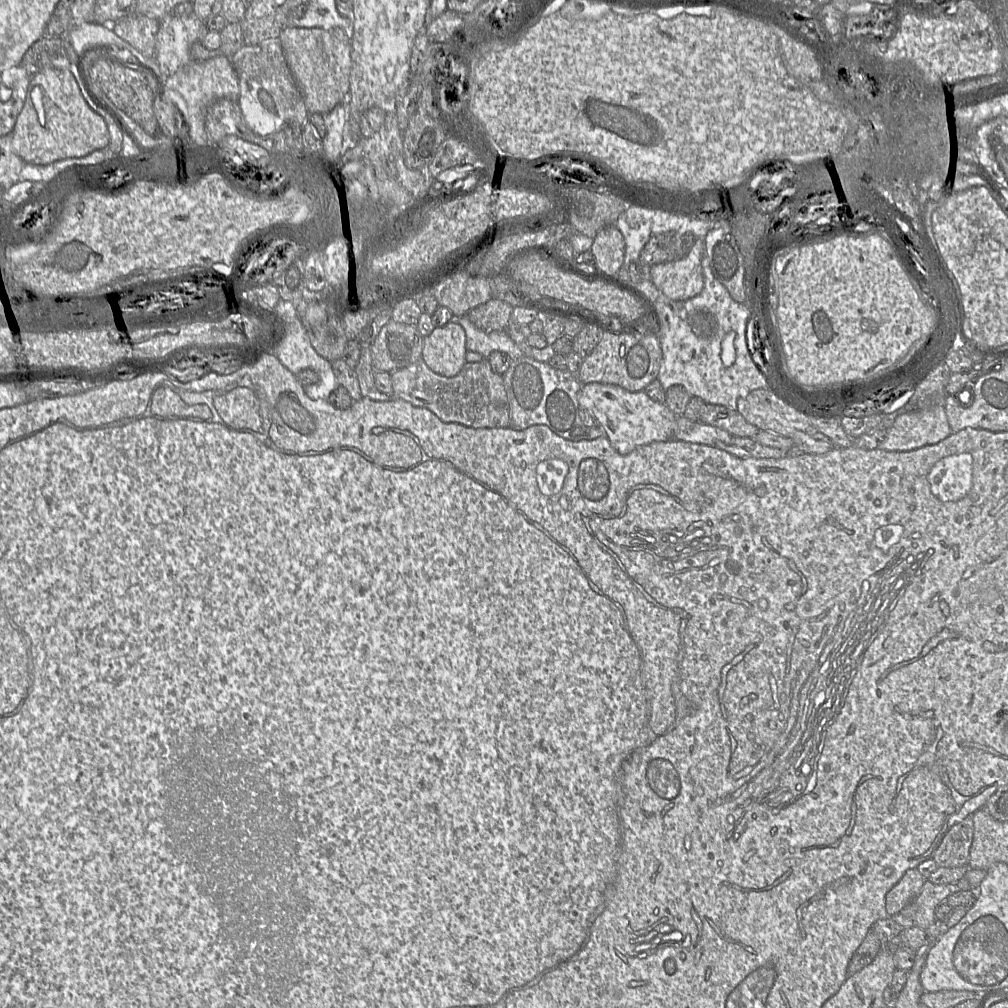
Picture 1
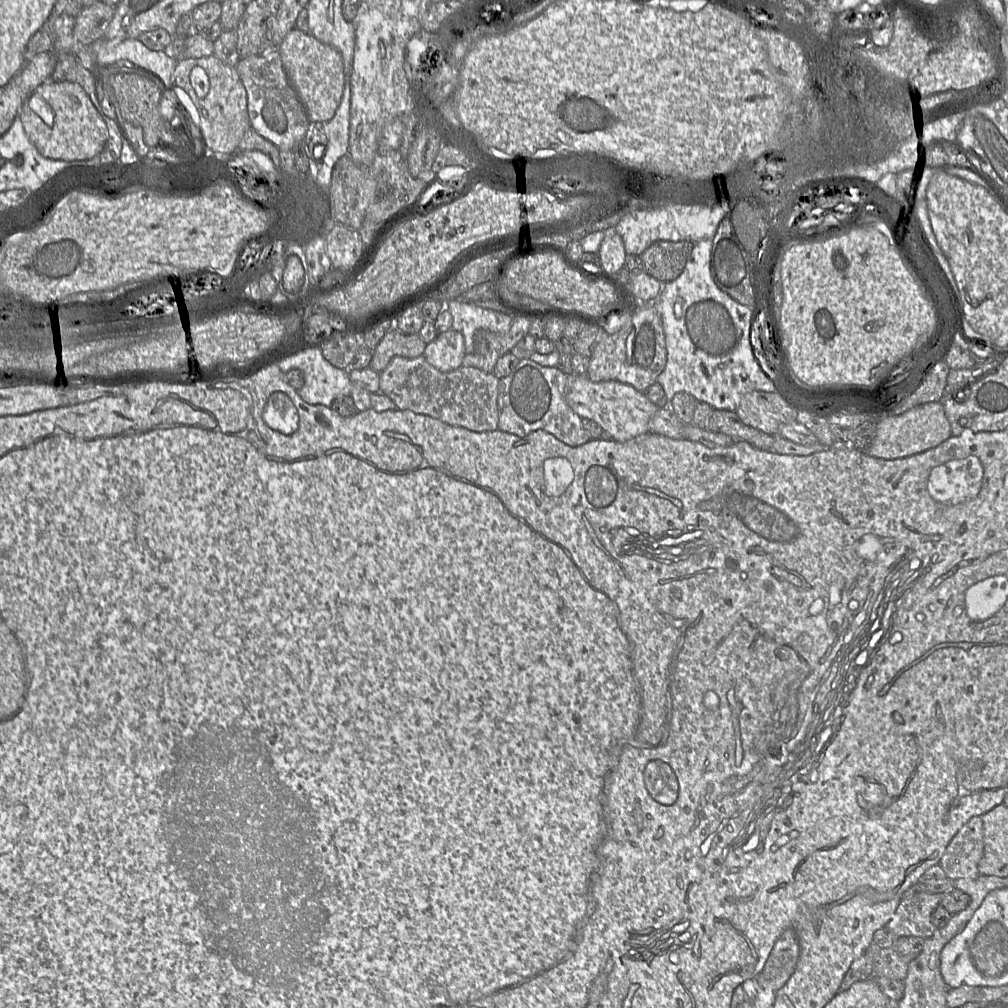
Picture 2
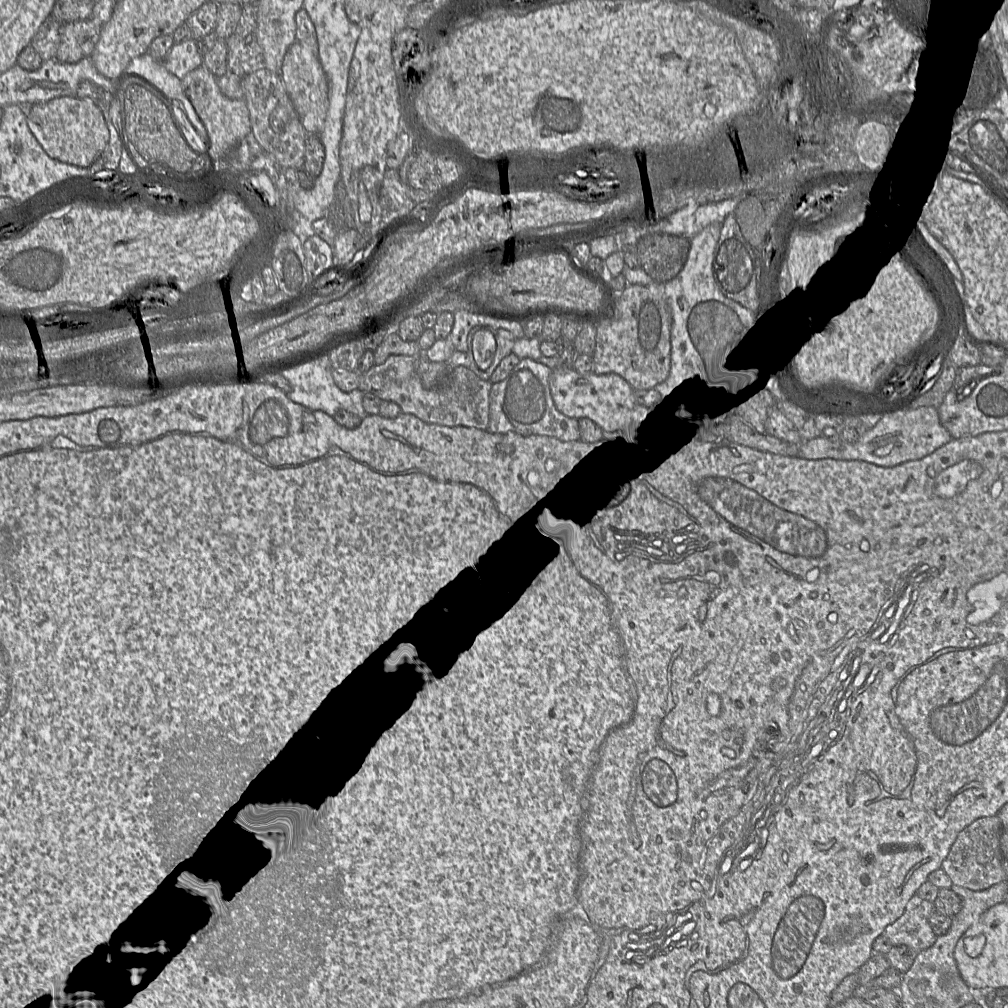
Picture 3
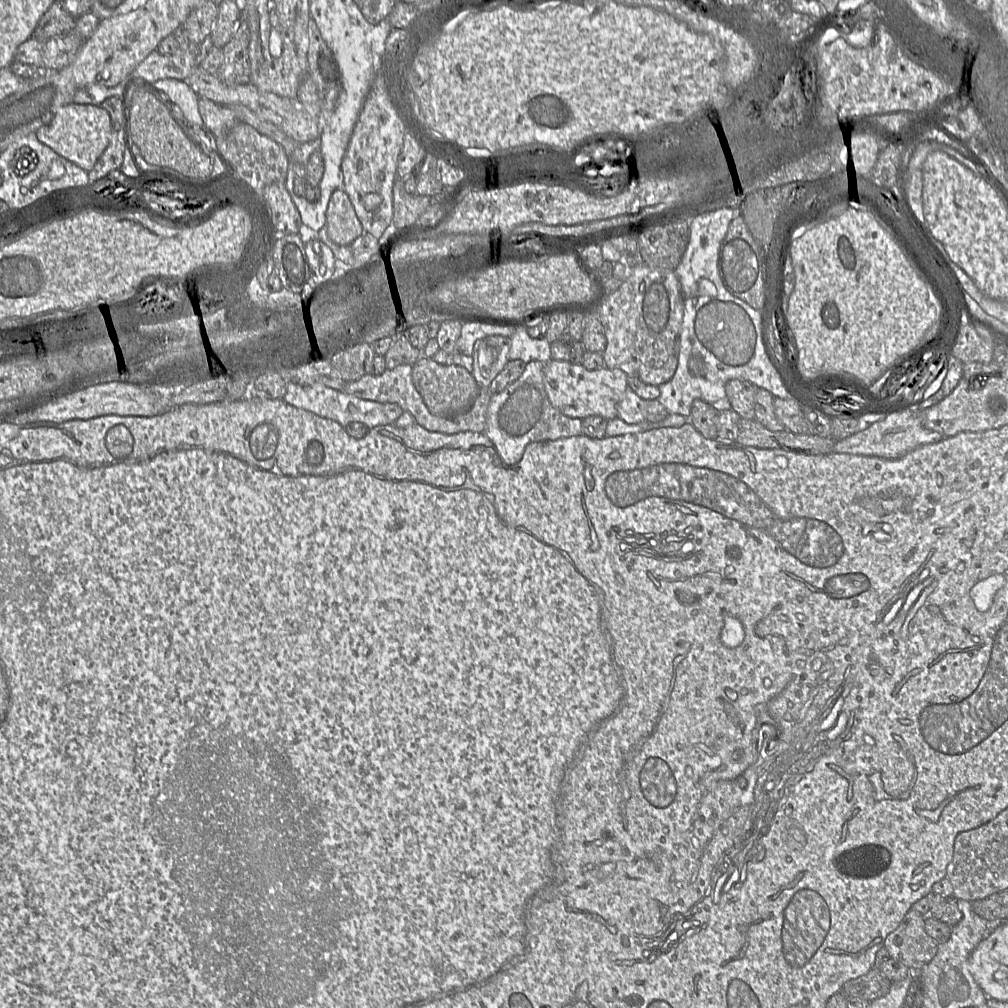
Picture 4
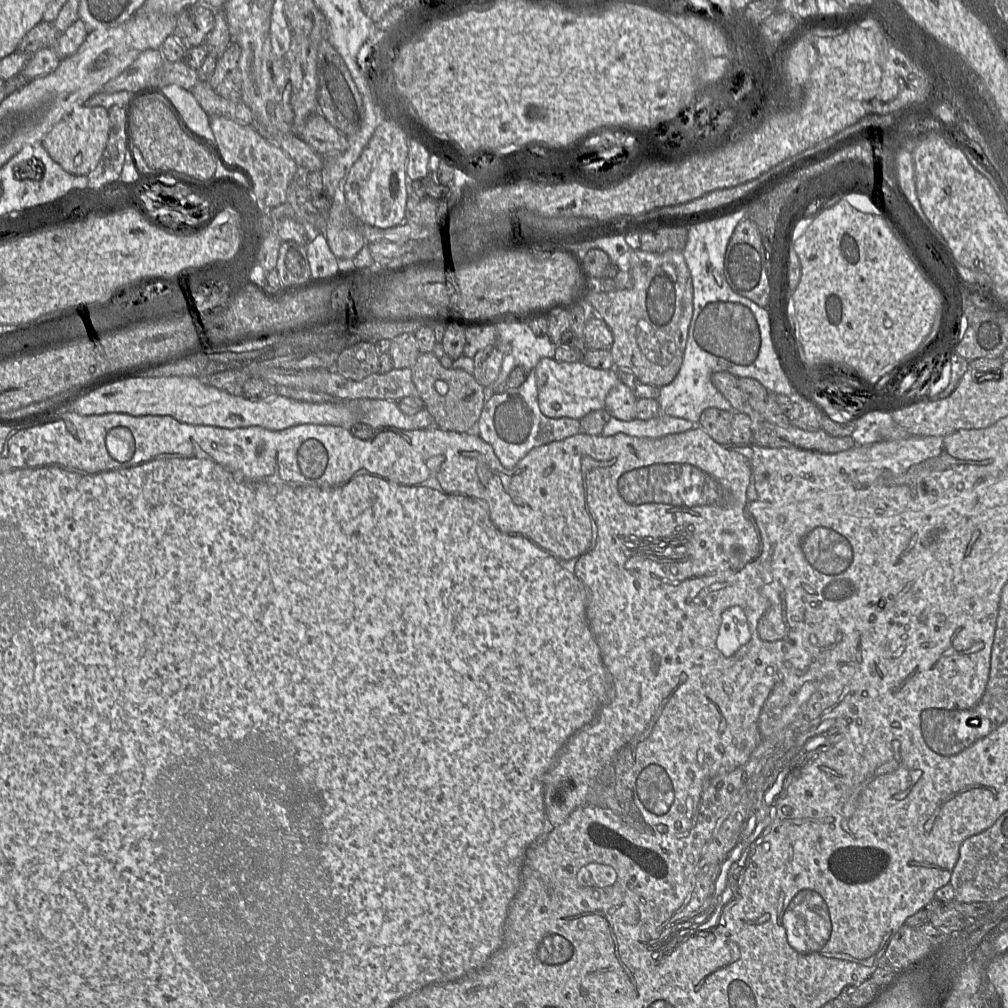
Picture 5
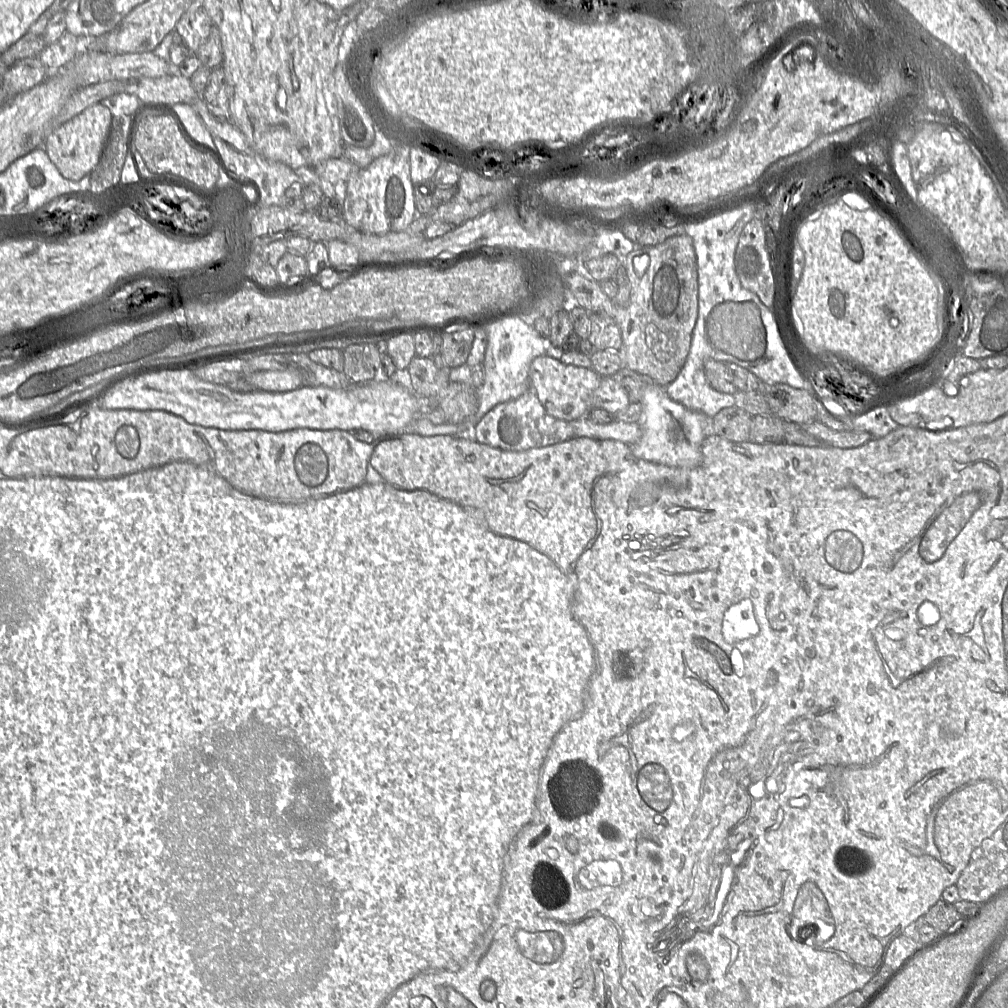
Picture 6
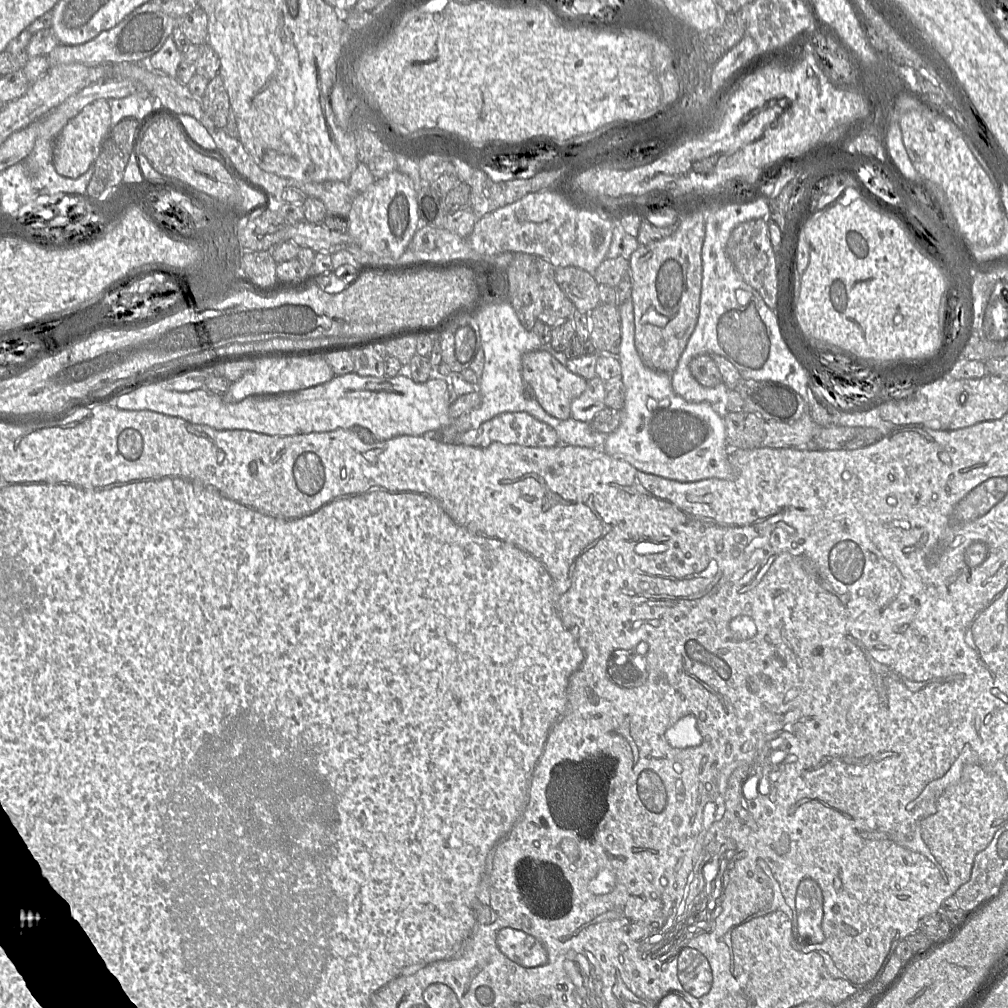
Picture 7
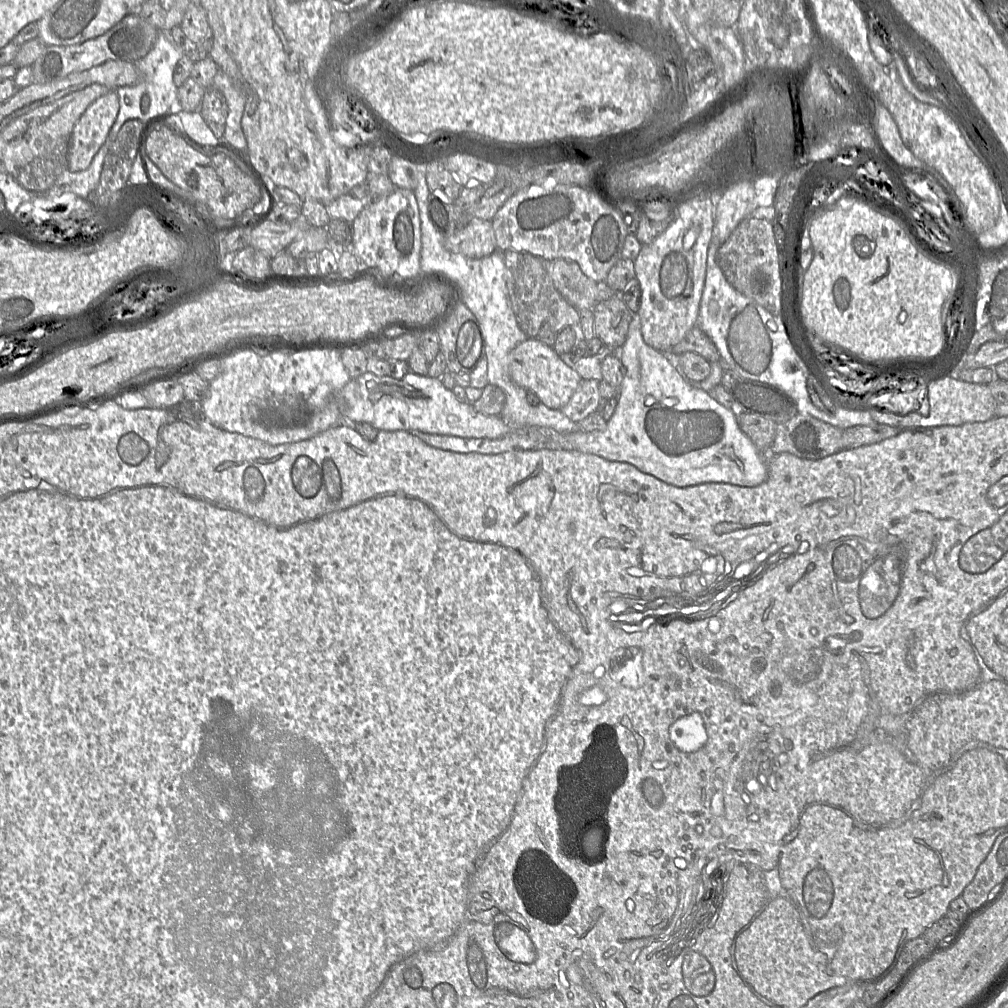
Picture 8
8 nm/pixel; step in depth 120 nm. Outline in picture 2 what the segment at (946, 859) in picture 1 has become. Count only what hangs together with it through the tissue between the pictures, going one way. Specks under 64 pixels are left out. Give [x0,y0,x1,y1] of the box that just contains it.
[938,816,984,879]

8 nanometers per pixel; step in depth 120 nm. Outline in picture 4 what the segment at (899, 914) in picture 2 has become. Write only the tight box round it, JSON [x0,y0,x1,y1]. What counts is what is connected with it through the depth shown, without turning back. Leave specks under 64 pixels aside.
[884,909,938,971]

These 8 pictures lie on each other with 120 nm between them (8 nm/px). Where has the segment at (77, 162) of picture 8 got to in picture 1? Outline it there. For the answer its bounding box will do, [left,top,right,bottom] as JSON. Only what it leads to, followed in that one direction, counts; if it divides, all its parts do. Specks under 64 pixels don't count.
[12,68,110,165]

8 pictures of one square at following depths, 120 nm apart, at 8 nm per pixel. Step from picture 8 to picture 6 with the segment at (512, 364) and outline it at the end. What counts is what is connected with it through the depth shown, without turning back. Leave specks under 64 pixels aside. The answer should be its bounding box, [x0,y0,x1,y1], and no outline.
[530,356,602,421]

